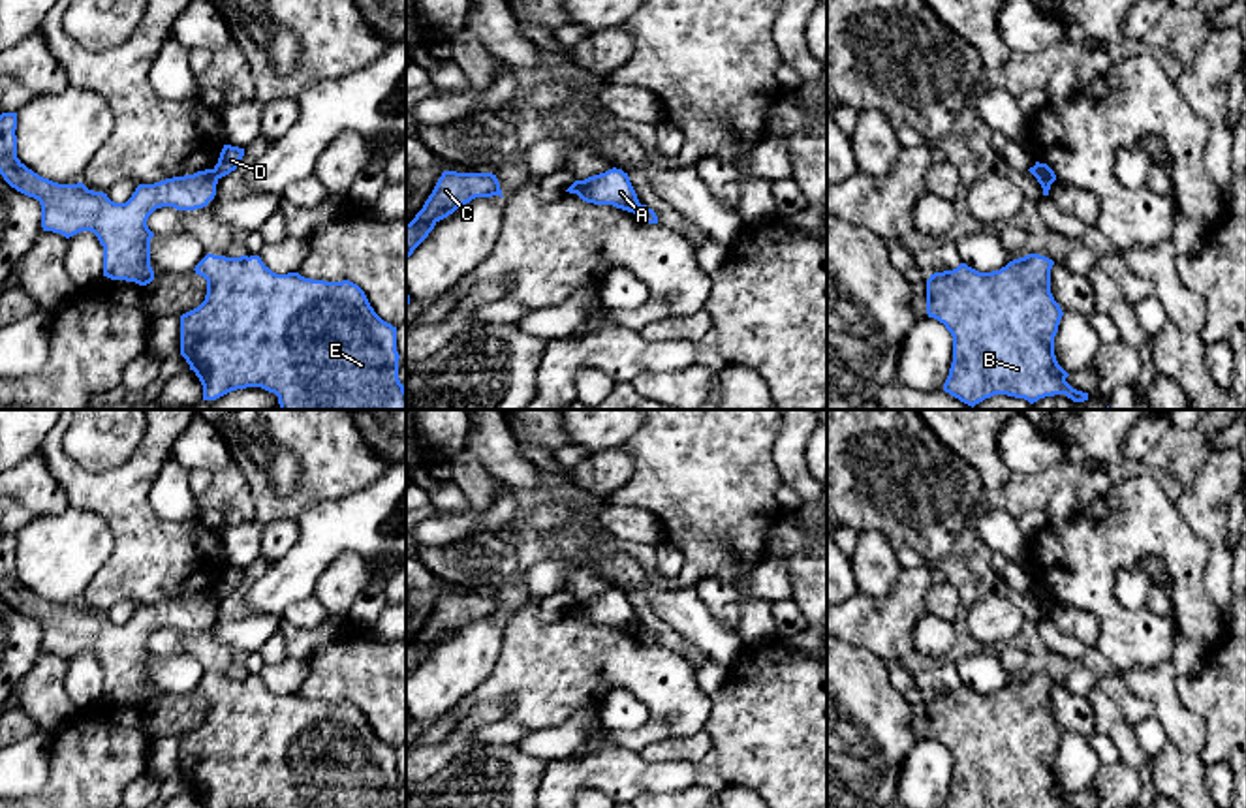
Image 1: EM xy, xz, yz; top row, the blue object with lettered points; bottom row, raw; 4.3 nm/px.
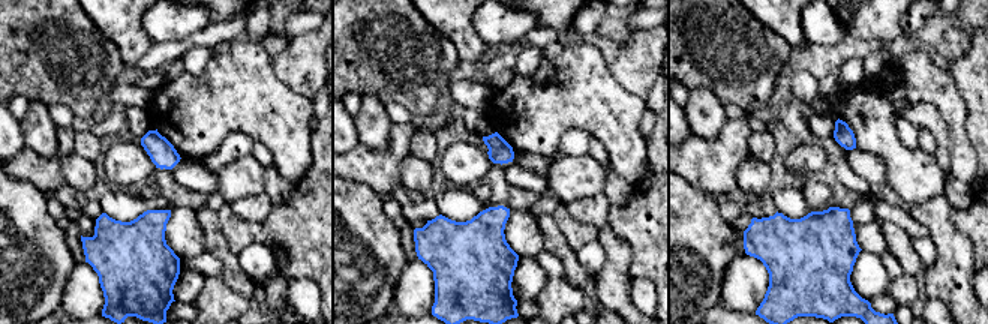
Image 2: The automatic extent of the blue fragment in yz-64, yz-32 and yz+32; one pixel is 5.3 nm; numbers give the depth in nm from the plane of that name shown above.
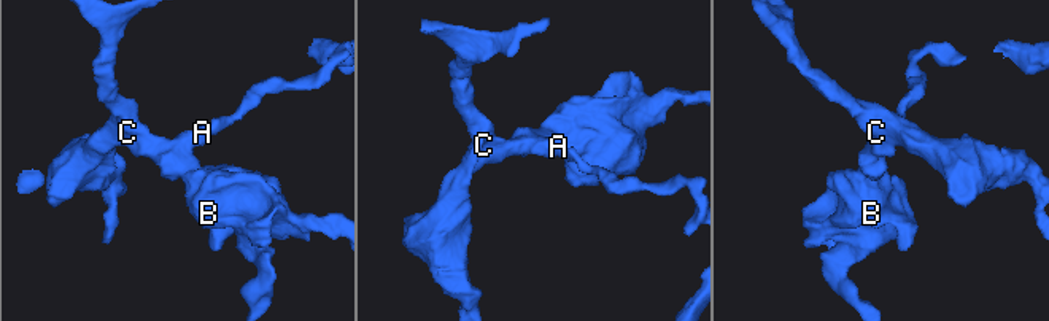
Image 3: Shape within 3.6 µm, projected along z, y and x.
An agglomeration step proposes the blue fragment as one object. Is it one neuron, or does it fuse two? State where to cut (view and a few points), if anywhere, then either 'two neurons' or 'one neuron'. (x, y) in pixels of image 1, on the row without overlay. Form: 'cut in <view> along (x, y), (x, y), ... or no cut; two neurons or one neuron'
cut in yz along (1034, 587), (1051, 604); two neurons

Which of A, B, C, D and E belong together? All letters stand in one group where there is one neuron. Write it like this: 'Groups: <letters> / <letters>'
Groups: A B C E / D

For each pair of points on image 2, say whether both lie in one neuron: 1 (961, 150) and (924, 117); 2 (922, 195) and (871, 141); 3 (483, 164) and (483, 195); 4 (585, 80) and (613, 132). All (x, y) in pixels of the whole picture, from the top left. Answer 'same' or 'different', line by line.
1: different
2: same
3: different
4: same

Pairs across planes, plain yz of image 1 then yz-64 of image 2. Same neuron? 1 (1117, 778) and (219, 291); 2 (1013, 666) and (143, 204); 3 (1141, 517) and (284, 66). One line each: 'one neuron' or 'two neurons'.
1: one neuron
2: two neurons
3: two neurons

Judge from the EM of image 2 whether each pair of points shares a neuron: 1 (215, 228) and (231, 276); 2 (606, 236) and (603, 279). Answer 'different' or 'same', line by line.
1: same
2: same

